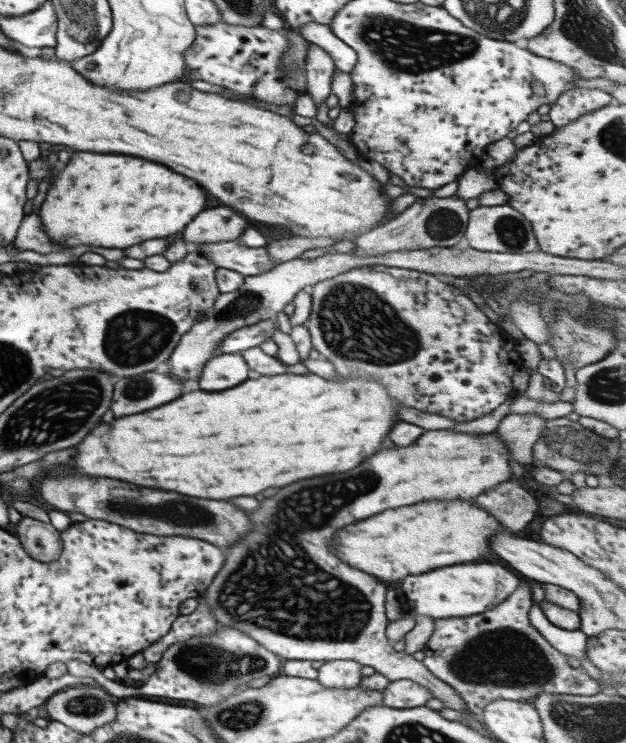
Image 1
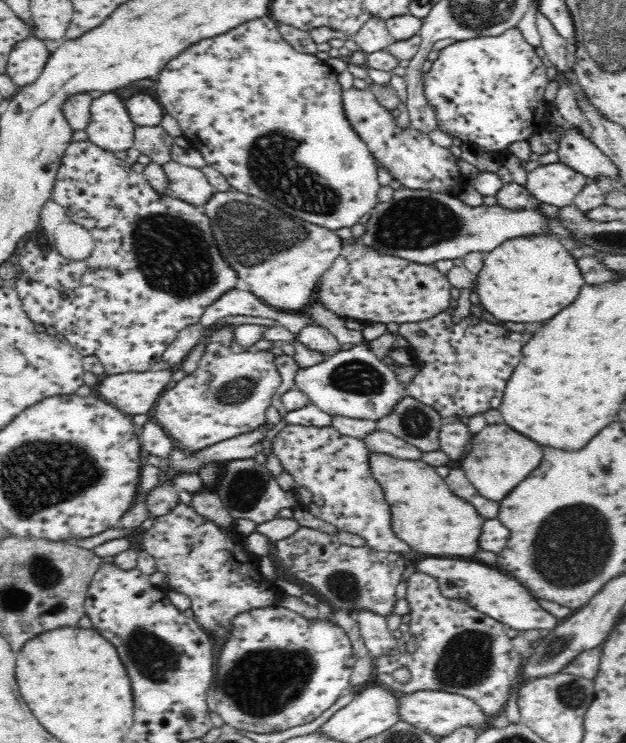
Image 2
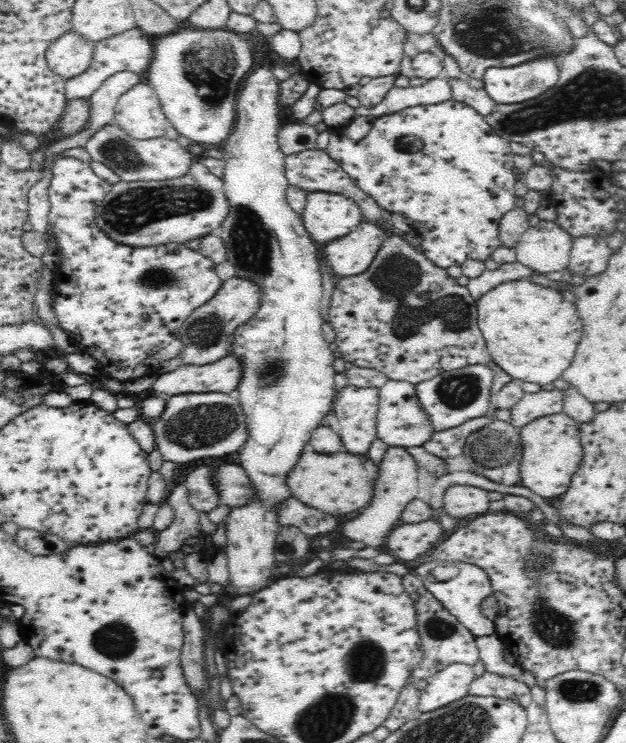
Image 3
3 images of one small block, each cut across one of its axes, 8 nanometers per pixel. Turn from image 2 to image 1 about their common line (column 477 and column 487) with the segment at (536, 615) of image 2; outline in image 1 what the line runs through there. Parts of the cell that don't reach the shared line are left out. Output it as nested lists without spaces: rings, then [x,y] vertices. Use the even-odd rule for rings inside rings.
[[[460,563],[454,566],[436,568],[418,576],[408,576],[402,582],[402,592],[412,612],[434,620],[461,619],[476,616],[491,610],[493,606],[512,595],[514,589],[526,581],[510,568],[498,564]]]

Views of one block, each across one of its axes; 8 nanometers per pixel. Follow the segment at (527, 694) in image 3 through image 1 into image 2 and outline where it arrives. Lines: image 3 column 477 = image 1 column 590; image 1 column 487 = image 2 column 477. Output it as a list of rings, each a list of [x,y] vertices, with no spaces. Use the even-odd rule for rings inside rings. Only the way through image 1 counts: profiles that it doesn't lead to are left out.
[[[418,570],[407,579],[405,599],[410,606],[409,632],[416,638],[416,650],[408,652],[401,648],[390,655],[373,659],[374,683],[398,693],[436,690],[461,694],[474,700],[486,715],[492,717],[502,710],[510,696],[510,688],[521,684],[520,668],[521,664],[524,664],[524,658],[513,647],[512,636],[508,636],[508,632],[505,631],[506,626],[476,611],[466,600],[444,596],[440,592],[436,577]],[[402,666],[410,671],[410,680],[406,683],[400,683],[392,676],[394,670]]]

